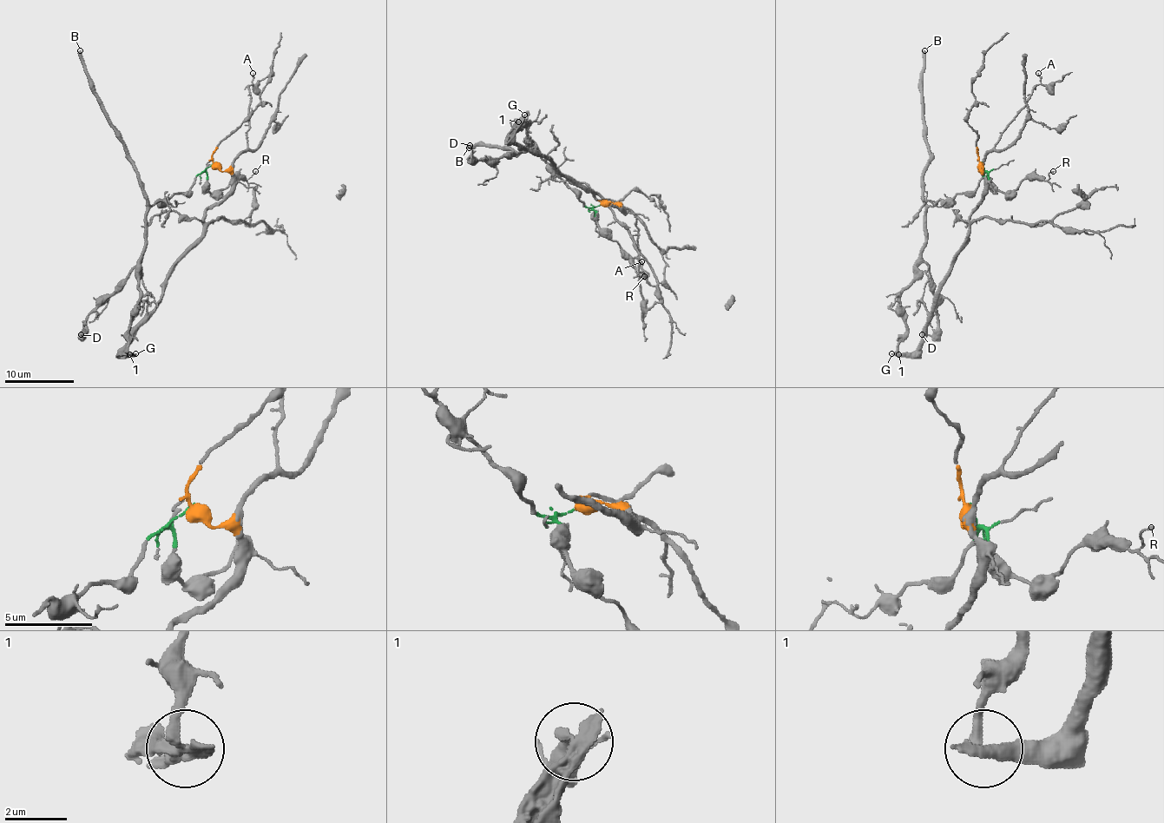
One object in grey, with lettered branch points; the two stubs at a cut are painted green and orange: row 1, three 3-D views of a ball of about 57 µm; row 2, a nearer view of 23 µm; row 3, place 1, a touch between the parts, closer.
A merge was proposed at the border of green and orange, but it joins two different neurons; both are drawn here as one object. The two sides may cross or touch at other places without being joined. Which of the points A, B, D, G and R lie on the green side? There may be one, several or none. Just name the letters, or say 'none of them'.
B, D, R

